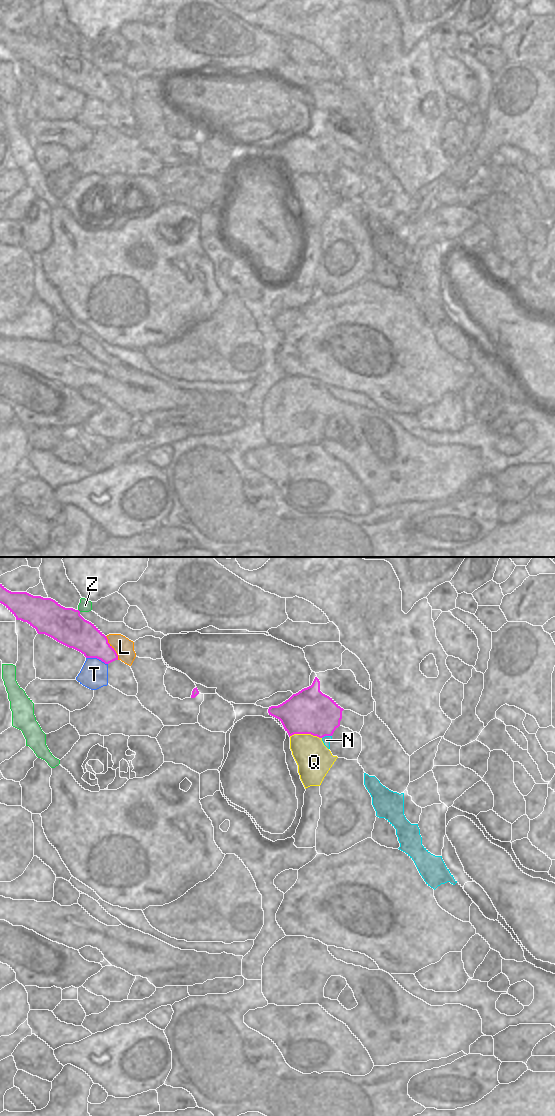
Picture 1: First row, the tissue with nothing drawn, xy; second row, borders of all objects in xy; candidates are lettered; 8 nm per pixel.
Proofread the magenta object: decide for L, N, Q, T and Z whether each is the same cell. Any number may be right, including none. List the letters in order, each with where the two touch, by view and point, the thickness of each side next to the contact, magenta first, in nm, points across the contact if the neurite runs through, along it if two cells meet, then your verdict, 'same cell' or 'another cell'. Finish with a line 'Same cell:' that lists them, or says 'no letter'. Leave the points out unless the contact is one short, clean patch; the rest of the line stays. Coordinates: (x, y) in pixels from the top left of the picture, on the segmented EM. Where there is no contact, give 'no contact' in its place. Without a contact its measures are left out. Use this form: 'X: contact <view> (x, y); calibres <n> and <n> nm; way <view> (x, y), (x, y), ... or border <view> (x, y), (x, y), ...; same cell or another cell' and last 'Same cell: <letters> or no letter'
L: contact xy (112, 648); calibres 240 and 150 nm; border xy (105, 636), (118, 659); another cell
N: contact xy (326, 735); calibres 360 and 70 nm; border xy (331, 735), (325, 735), (322, 738); another cell
Q: contact xy (305, 733); calibres 360 and 280 nm; border xy (289, 736), (294, 734), (312, 734), (321, 738); another cell
T: contact xy (97, 658); calibres 260 and 220 nm; border xy (86, 657), (96, 657), (107, 664); another cell
Z: no contact; another cell
Same cell: no letter

